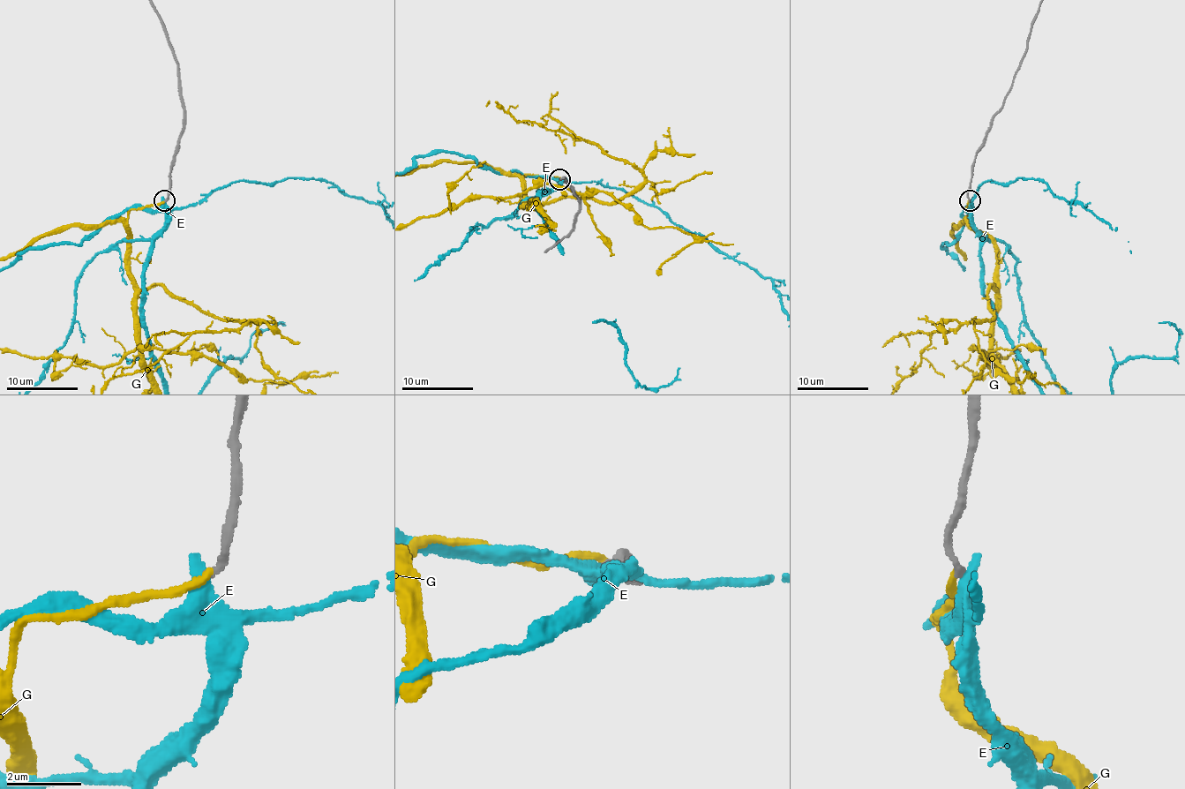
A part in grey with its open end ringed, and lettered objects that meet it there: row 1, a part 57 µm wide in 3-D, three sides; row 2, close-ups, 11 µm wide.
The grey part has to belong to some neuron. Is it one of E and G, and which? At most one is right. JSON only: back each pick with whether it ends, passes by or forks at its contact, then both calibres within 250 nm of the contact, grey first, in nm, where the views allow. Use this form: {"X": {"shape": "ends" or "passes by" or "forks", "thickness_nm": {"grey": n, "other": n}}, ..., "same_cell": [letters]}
{"same_cell": []}

